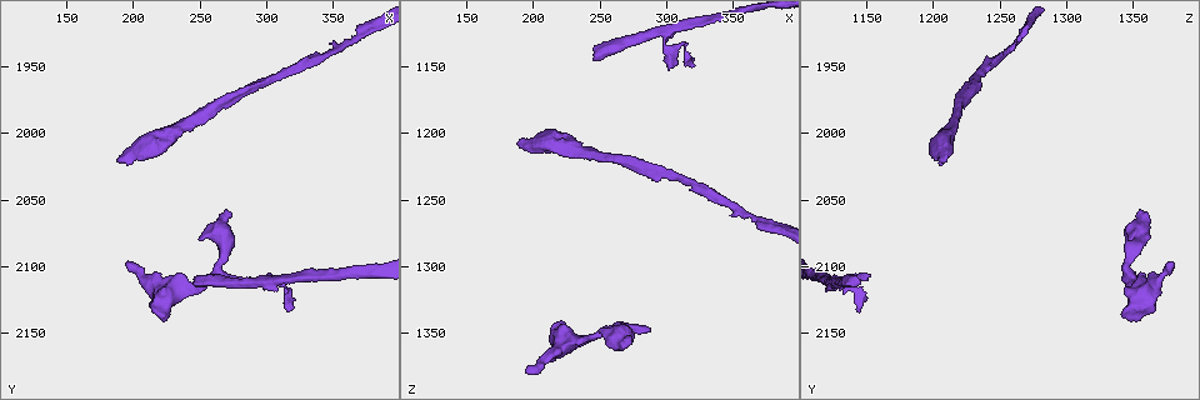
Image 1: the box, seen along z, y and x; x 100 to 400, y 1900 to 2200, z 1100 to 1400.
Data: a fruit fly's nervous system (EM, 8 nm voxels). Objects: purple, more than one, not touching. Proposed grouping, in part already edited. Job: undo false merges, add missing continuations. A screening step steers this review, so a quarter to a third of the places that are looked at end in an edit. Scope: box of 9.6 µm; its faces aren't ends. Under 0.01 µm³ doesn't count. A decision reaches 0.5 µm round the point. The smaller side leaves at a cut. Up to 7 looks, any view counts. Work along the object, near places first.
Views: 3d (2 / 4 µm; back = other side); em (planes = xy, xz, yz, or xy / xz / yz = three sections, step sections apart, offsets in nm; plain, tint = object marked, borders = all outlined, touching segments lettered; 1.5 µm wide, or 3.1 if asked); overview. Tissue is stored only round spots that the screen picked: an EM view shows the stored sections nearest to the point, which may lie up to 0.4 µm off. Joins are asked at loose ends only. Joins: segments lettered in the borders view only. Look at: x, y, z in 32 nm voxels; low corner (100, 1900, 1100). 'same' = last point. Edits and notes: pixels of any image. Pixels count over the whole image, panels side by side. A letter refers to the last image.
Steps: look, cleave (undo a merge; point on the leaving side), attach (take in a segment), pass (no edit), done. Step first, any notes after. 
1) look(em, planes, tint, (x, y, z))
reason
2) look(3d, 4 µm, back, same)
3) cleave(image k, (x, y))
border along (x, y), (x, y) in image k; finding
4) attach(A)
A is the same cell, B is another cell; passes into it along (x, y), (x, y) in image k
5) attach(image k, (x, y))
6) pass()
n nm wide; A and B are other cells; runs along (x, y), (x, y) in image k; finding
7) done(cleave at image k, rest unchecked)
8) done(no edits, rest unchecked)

look(3d, 4 µm, back, (302, 2106, 1152))
an open end

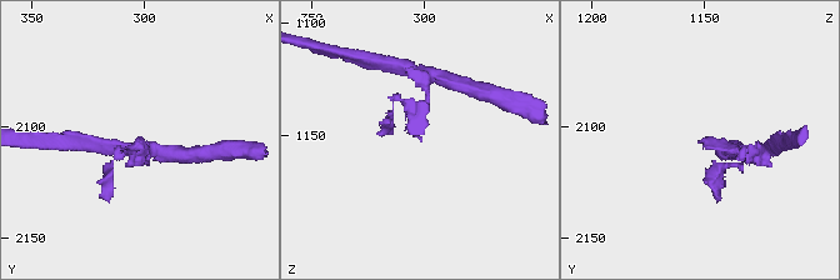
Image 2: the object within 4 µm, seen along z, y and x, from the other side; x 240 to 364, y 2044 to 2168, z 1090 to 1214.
look(em, planes, borders, (302, 2105, 1151))

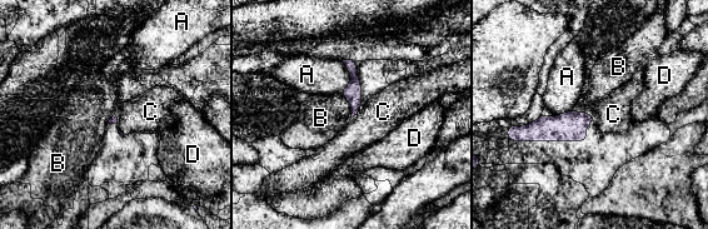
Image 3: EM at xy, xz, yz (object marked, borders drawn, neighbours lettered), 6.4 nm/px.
pass()
A, B, C and D are other cells; runs along (348, 63), (354, 75), (354, 110) in image 3; none of them fits

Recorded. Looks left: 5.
look(em, planes, tint, (274, 2064, 1352))
thick end

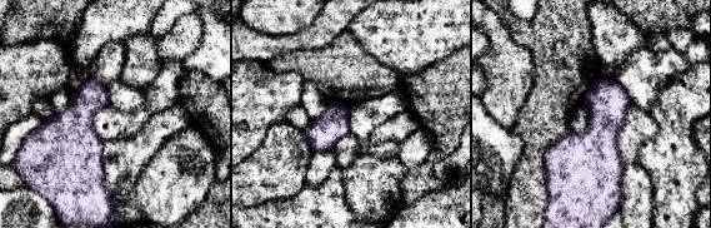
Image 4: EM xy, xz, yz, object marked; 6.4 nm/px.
look(em, planes, borders, same)

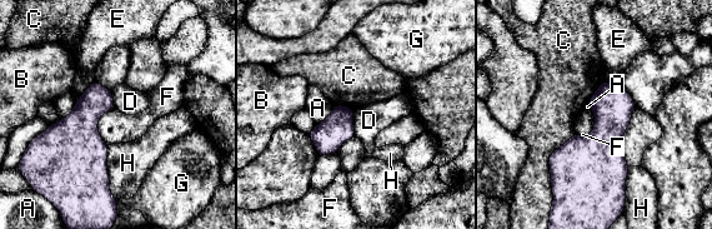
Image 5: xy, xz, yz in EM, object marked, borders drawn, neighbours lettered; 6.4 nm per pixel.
pass()
A, B, C, D, E, F, G and H are other cells; no lettered segment goes on from it

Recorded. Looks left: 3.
look(em, yz, step 8, borders, (196, 2098, 1382))

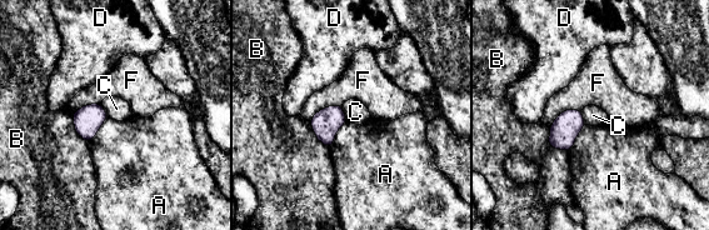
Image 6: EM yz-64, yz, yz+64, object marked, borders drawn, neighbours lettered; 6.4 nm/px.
look(em, planes, borders, same)
another direction

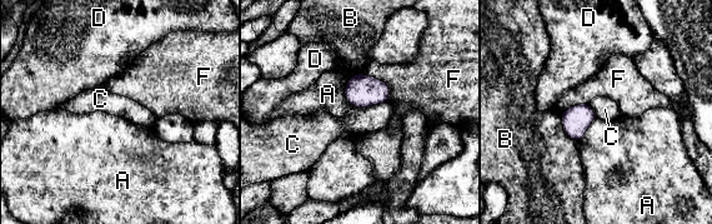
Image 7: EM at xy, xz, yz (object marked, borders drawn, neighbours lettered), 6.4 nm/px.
pass()
A, B, C, D and F are other cells; border along (387, 101), (355, 108) in image 7; none of them fits

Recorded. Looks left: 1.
done(no edits, rest unchecked)

